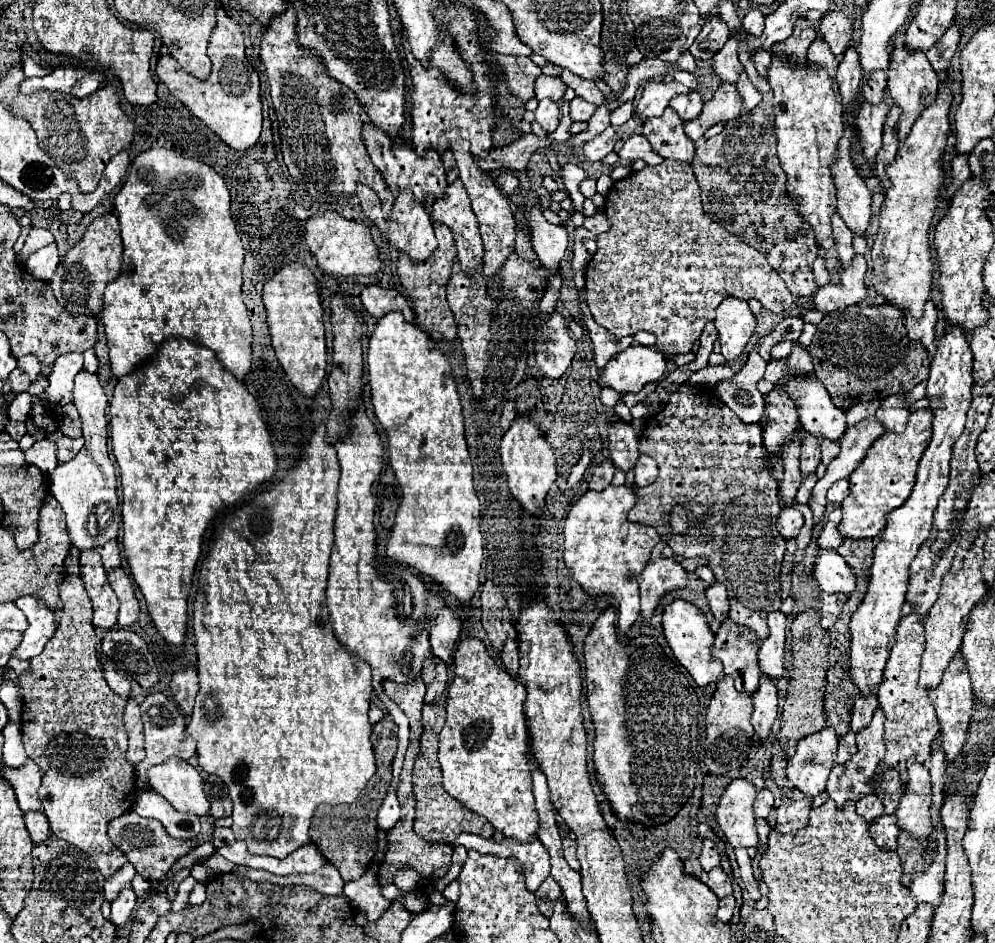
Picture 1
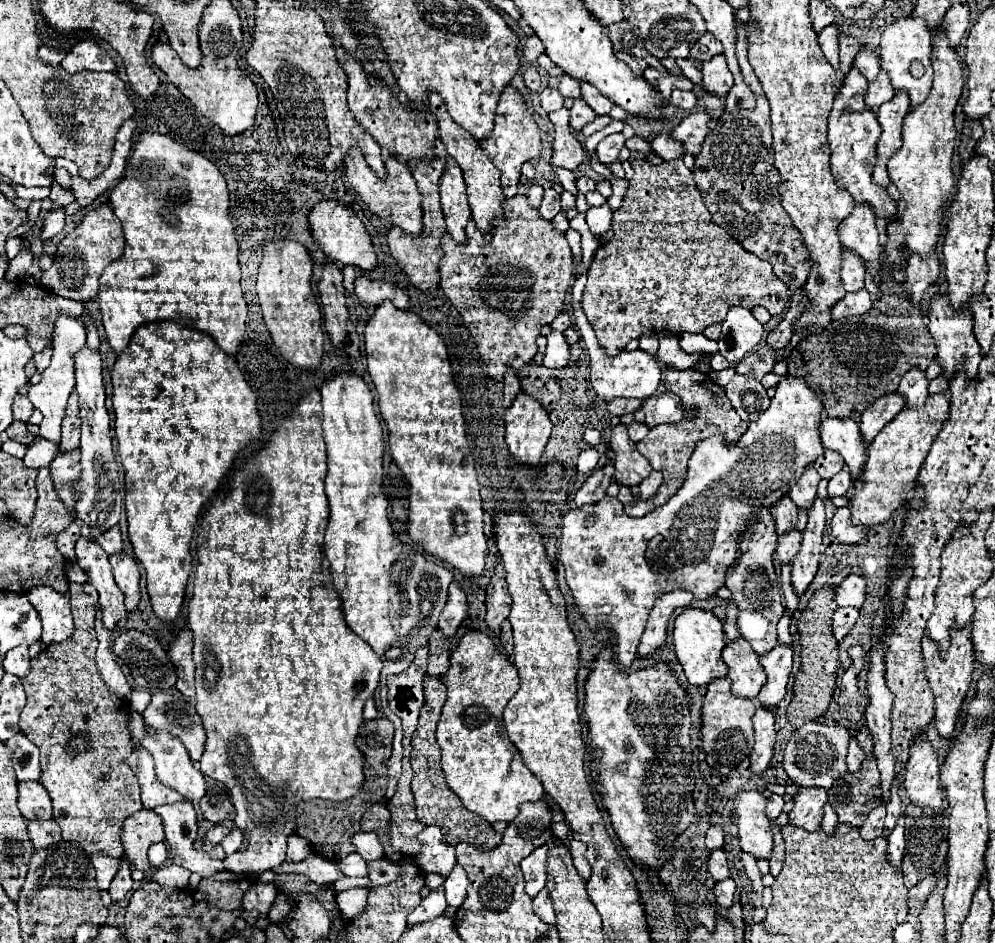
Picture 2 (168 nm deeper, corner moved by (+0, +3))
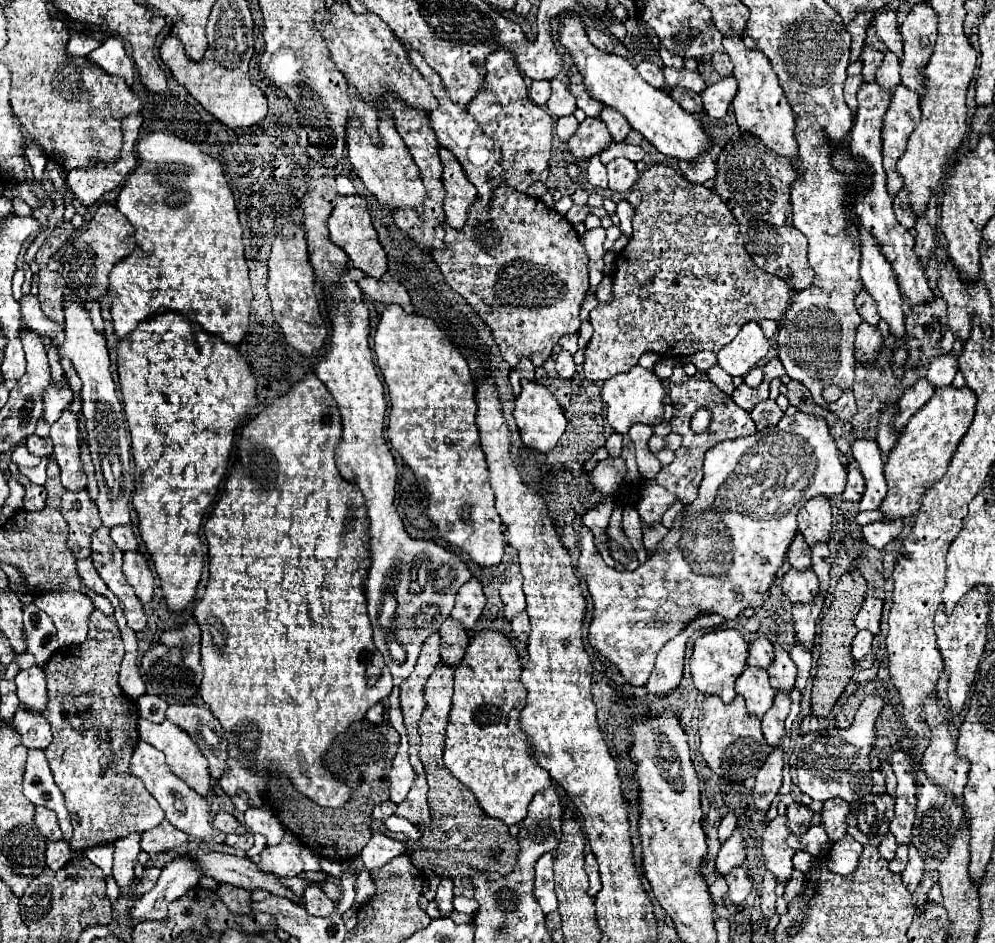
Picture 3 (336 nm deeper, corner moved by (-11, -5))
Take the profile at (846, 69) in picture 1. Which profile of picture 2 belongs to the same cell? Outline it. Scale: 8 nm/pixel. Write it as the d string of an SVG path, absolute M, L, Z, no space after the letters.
M852 67L852 71L844 77L842 89L834 99L834 109L830 113L830 123L828 123L828 141L832 149L832 175L836 177L838 187L848 189L856 205L868 203L874 209L878 219L896 221L898 215L896 215L894 199L890 199L886 189L878 187L872 181L872 171L876 163L876 143L880 137L880 123L876 119L876 113L868 111L868 105L864 103L866 87L868 81L864 79L864 75L860 75L860 71Z

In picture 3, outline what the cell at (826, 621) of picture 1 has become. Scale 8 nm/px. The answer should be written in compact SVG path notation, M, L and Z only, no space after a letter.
M859 631L859 633L855 635L853 647L851 647L853 659L859 661L859 659L863 659L863 657L869 653L869 649L871 649L871 639L873 639L871 631Z

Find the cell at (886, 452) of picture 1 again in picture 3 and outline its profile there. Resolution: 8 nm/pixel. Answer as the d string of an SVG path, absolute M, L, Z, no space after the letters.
M945 387L937 389L933 397L911 417L907 427L901 431L895 447L889 451L885 461L885 479L887 479L887 495L881 503L881 513L885 521L905 519L915 515L921 507L921 497L935 479L941 479L951 463L951 455L955 453L959 441L969 429L975 413L975 395L967 387L955 389Z

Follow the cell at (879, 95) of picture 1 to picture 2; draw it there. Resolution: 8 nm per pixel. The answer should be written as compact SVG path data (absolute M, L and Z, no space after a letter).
M862 49L856 59L854 59L854 67L868 79L868 83L872 83L878 77L880 71L880 63L878 63L878 55L874 51L866 51Z

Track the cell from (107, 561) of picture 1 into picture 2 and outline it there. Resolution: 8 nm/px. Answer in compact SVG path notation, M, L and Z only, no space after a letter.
M110 527L108 531L104 531L102 535L96 537L96 543L108 553L120 553L122 551L122 535L120 535L120 529L118 527Z

